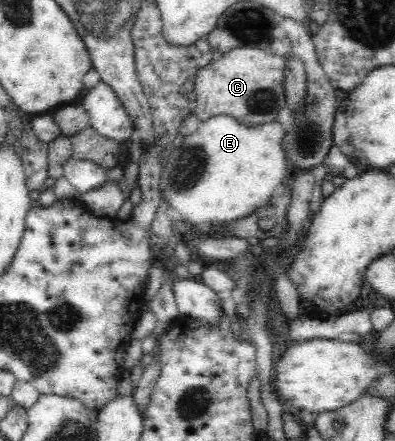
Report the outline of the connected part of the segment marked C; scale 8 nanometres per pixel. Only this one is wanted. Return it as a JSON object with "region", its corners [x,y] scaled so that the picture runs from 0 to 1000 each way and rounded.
{"region":[[[651,107],[587,109],[549,138],[534,138],[499,163],[491,202],[499,220],[494,263],[519,274],[570,259],[620,286],[691,277],[724,240],[722,147],[724,127],[701,127]]]}

